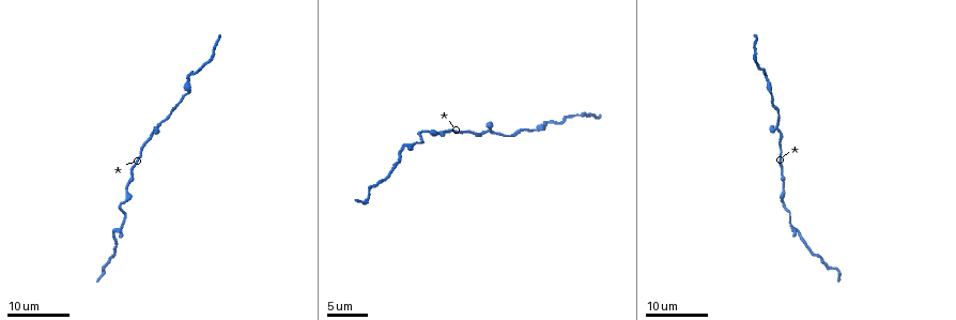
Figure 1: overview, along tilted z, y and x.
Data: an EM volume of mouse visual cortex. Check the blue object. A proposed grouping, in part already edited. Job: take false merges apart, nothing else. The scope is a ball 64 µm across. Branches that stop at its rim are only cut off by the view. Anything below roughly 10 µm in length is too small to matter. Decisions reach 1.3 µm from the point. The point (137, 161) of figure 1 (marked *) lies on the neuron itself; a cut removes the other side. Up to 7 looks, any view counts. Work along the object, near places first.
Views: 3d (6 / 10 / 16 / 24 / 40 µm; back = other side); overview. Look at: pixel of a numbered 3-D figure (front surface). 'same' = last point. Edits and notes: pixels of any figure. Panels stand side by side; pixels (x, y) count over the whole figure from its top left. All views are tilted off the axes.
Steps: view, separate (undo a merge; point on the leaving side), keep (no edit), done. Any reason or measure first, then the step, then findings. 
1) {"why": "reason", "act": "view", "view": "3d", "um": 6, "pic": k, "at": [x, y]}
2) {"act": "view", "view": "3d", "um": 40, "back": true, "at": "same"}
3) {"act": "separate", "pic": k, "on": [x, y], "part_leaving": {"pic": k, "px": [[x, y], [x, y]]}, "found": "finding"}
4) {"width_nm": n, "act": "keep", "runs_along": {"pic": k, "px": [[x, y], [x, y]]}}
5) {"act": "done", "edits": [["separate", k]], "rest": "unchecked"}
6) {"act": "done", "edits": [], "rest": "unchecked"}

{"why": "thick turns thin", "act": "view", "view": "3d", "um": 24, "pic": 1, "at": [801, 232]}

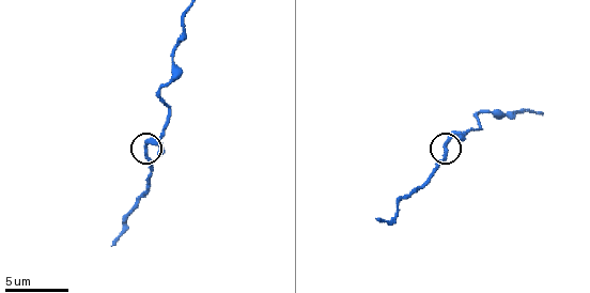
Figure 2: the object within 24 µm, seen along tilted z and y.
{"act": "view", "view": "3d", "um": 10, "pic": 2, "at": [145, 151]}

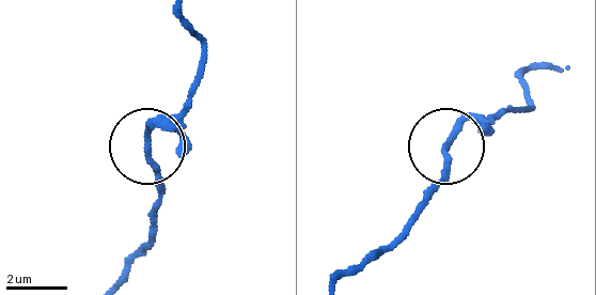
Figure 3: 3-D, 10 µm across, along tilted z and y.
{"act": "keep", "runs_along": {"pic": 3, "px": [[184, 18], [205, 71], [190, 102], [147, 138], [160, 203]]}, "found": "continuous, no second neuron"}

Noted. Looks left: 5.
{"why": "sudden change in width", "act": "view", "view": "3d", "um": 10, "pic": 2, "at": [484, 111]}

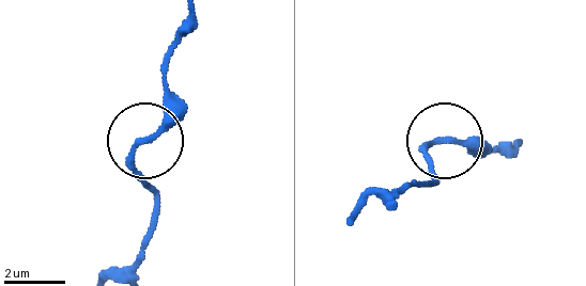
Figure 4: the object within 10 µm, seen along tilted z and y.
{"act": "view", "view": "3d", "um": 6, "pic": 4, "at": [142, 144]}

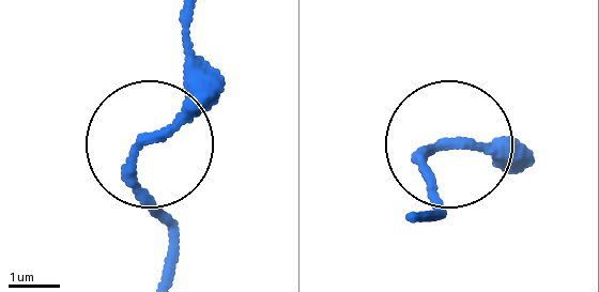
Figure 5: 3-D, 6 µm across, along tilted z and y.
{"width_nm": 190, "act": "keep", "runs_along": {"pic": 5, "px": [[189, 22], [189, 86], [136, 163], [174, 271]]}, "found": "all the same neuron"}

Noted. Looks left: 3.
{"why": "thick turns thin", "act": "view", "view": "3d", "um": 16, "pic": 1, "at": [537, 131]}

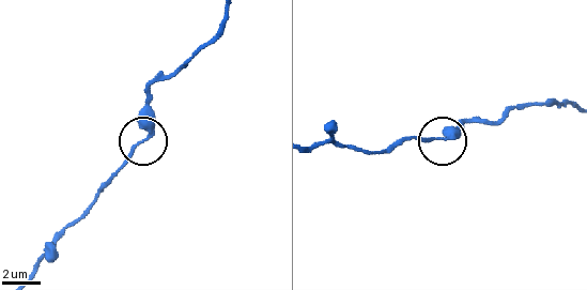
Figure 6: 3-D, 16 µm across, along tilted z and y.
{"act": "view", "view": "3d", "um": 10, "pic": 6, "at": [145, 137]}

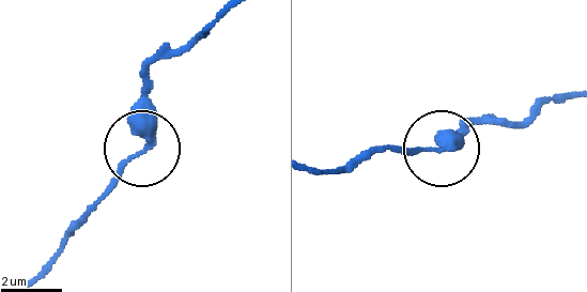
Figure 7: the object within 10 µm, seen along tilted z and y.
{"width_nm": 230, "act": "keep", "runs_along": {"pic": 7, "px": [[36, 275], [143, 147], [142, 73]]}, "found": "one neuron here"}

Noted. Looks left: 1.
{"act": "done", "edits": [], "rest": "unchecked"}

